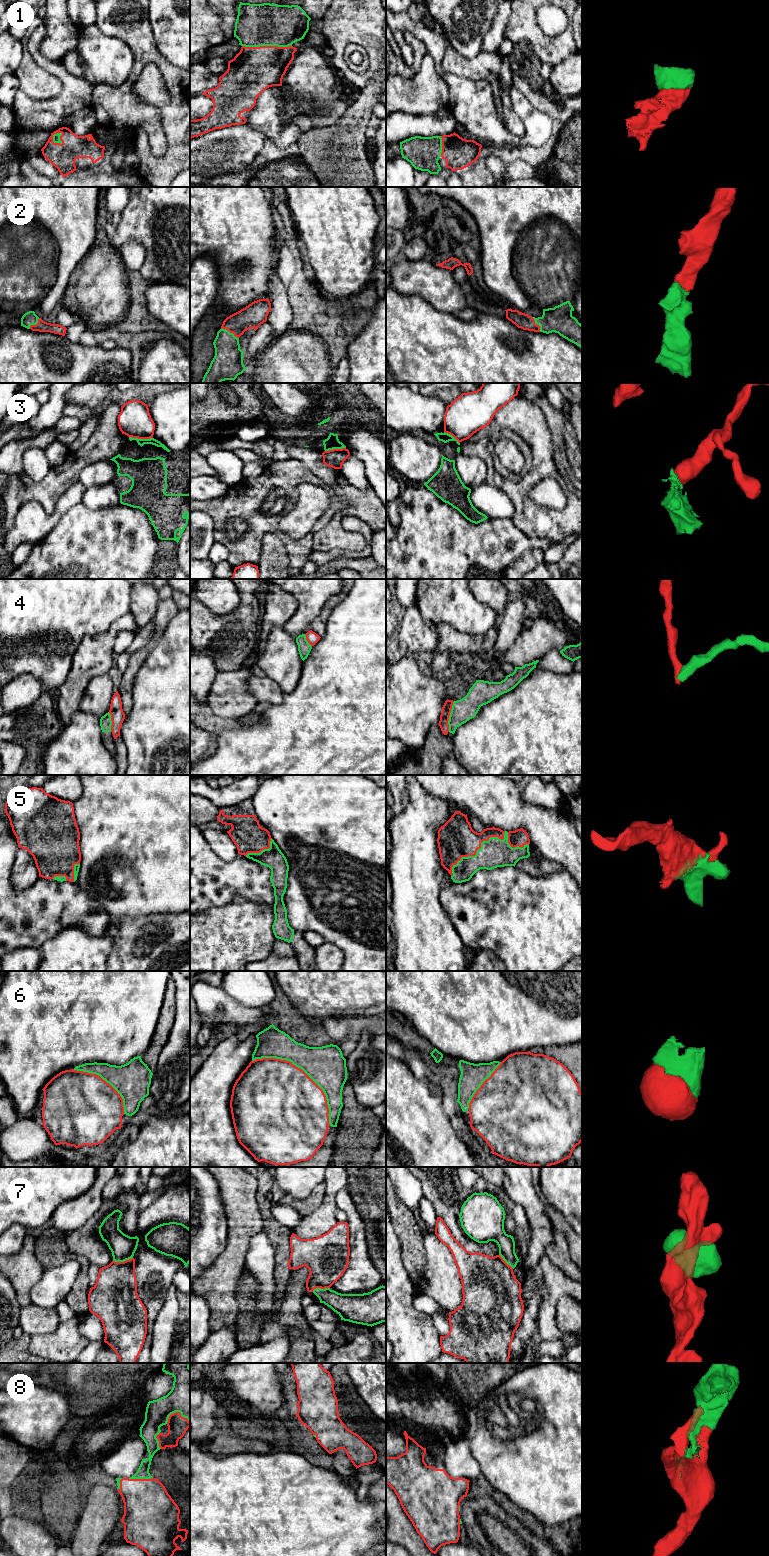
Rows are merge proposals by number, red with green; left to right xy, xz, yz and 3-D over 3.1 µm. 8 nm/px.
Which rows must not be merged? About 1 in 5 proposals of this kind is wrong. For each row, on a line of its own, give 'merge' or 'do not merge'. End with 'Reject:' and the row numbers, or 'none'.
1: merge
2: merge
3: do not merge
4: do not merge
5: merge
6: merge
7: merge
8: merge
Reject: 3, 4

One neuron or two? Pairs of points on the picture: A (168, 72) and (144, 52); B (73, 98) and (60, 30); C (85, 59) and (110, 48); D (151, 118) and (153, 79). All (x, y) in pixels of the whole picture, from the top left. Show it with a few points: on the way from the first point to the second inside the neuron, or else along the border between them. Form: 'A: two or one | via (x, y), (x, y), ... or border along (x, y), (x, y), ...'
A: one | via (164, 66), (150, 54)
B: two | border along (40, 49), (47, 58), (62, 59)
C: one | via (91, 59), (100, 58), (104, 54)
D: two | border along (134, 92), (142, 104), (156, 109), (162, 128)

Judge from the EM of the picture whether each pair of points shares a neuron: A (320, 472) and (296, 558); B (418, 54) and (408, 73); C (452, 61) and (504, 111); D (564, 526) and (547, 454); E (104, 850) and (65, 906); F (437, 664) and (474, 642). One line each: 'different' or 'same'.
A: different
B: same
C: same
D: same
E: different
F: same

